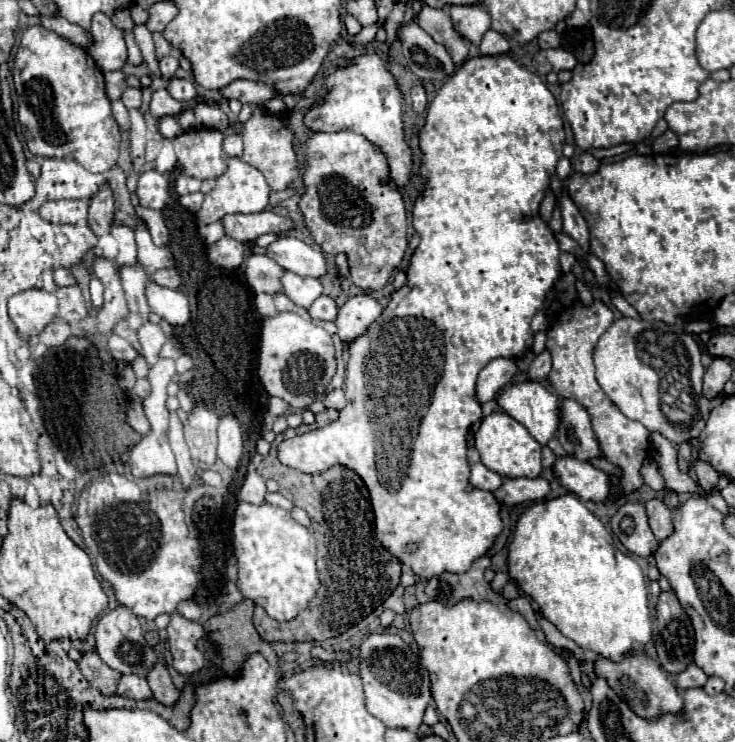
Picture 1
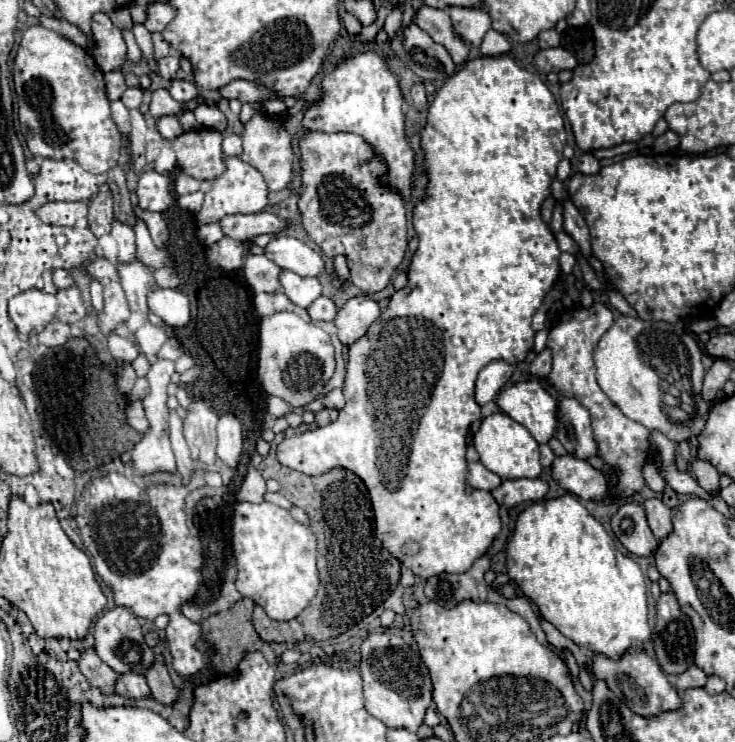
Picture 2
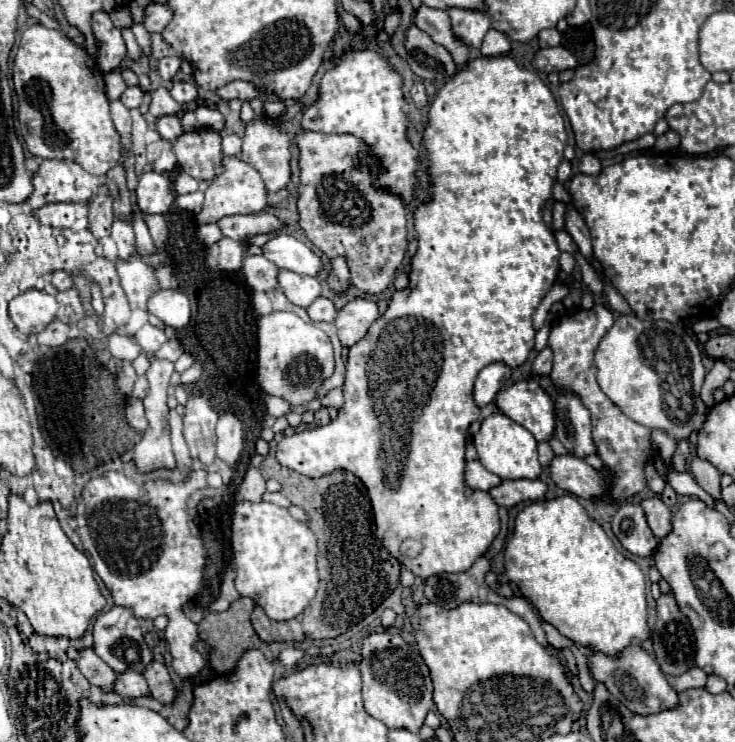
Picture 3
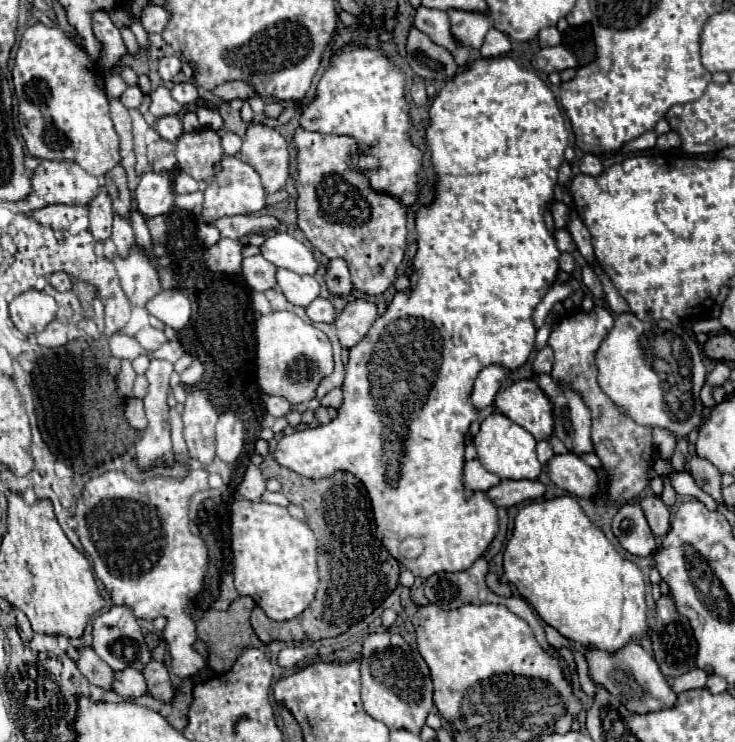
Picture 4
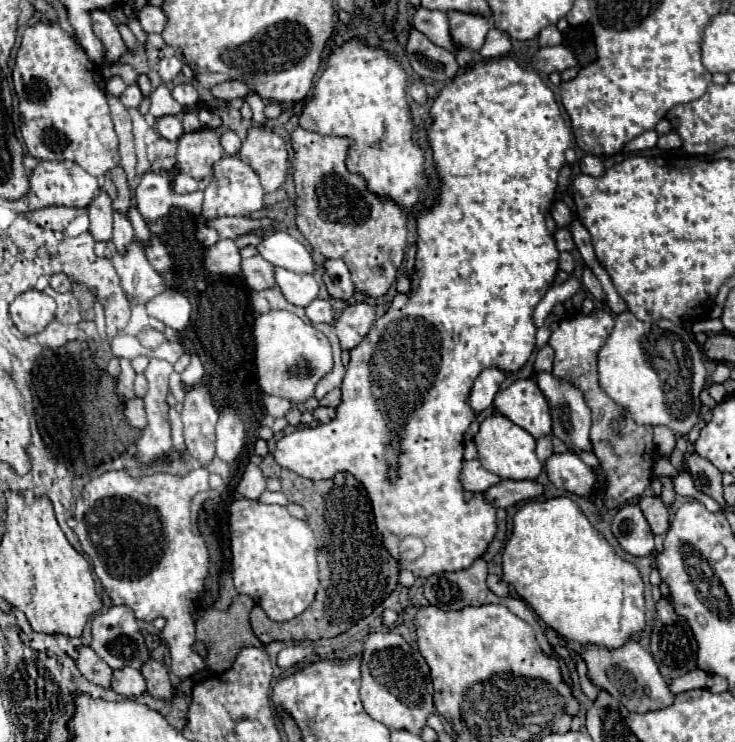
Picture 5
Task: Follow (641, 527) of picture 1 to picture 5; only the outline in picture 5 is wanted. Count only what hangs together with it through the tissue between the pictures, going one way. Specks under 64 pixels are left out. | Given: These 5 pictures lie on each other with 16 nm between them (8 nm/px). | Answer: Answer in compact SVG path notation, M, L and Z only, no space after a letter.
M624 504L614 520L612 534L620 542L622 550L632 556L648 556L654 550L652 530L638 504Z

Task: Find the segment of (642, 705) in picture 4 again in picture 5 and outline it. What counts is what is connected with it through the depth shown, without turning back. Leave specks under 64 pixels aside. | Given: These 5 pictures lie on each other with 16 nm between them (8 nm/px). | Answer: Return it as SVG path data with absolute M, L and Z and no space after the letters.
M628 640L620 648L612 650L596 644L584 644L580 646L580 656L588 666L590 682L596 688L614 696L630 712L648 712L648 710L666 708L674 700L674 694L668 690L668 684L660 676L650 652L646 652L636 640Z

